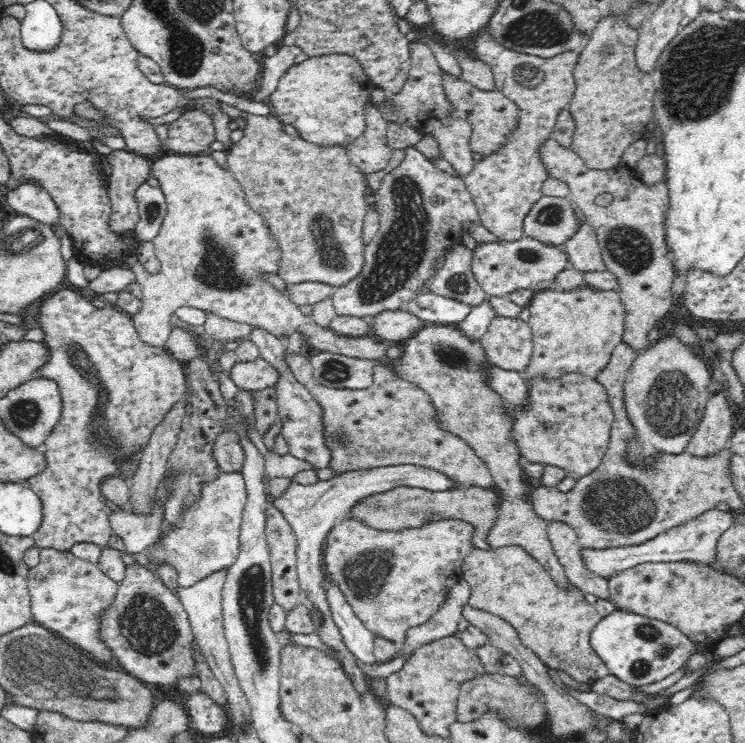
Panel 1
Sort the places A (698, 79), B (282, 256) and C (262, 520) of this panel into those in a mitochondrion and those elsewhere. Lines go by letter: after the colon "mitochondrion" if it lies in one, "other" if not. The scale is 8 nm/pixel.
A: mitochondrion
B: other
C: other

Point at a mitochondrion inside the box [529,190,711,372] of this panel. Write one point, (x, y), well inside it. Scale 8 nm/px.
(628, 247)

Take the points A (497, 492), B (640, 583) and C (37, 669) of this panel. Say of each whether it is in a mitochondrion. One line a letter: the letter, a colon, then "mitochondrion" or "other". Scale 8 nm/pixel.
A: other
B: other
C: mitochondrion

